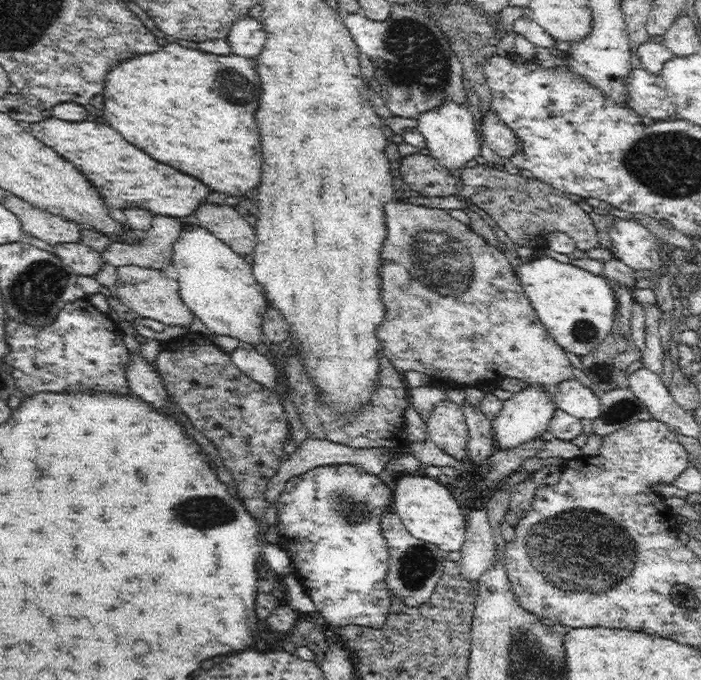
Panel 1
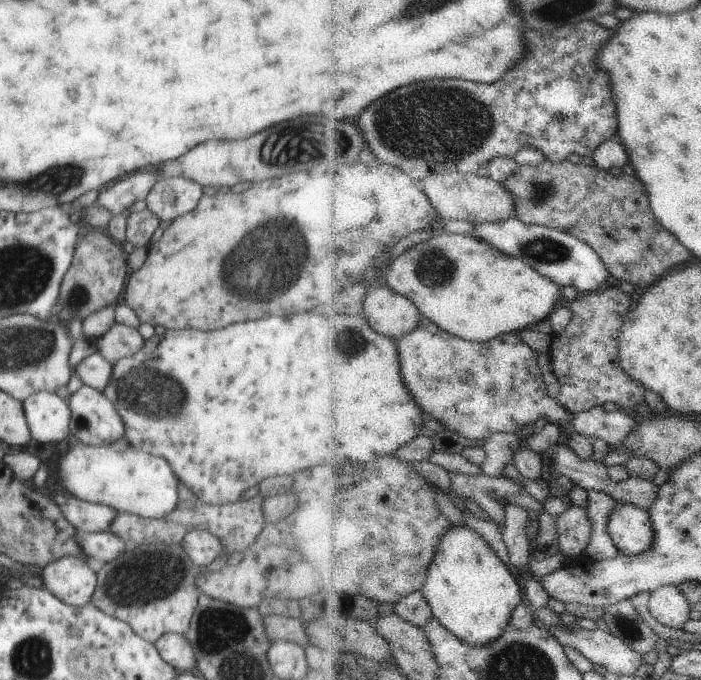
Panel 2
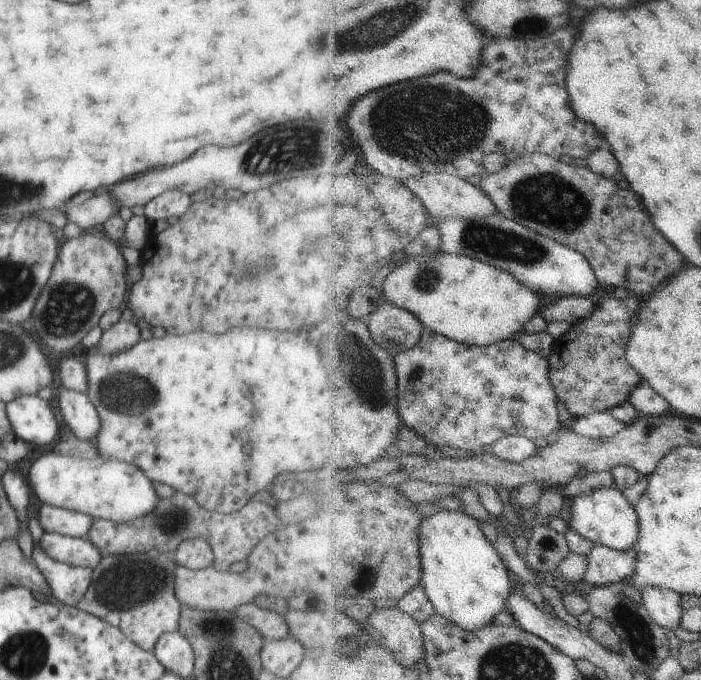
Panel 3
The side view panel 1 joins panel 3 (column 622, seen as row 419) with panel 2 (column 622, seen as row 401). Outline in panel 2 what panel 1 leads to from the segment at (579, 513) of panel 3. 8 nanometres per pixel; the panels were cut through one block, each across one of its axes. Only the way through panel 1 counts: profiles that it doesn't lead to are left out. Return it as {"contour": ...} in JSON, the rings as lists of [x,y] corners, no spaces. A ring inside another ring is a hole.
{"contour":[[[632,503],[618,504],[610,516],[608,532],[622,555],[644,553],[654,546],[656,538],[650,511]]]}

